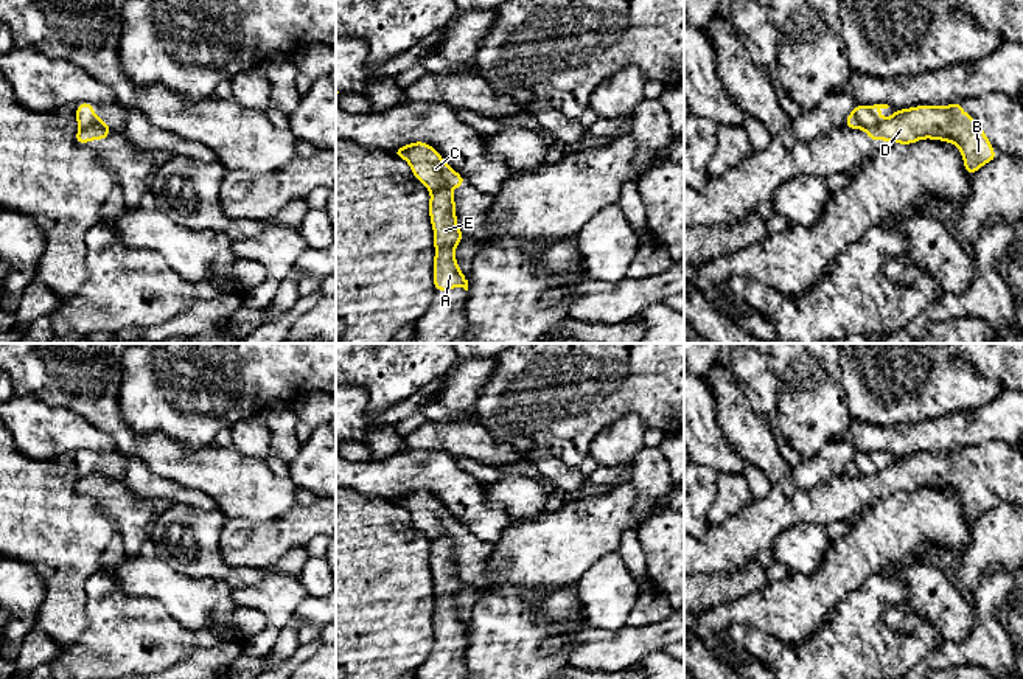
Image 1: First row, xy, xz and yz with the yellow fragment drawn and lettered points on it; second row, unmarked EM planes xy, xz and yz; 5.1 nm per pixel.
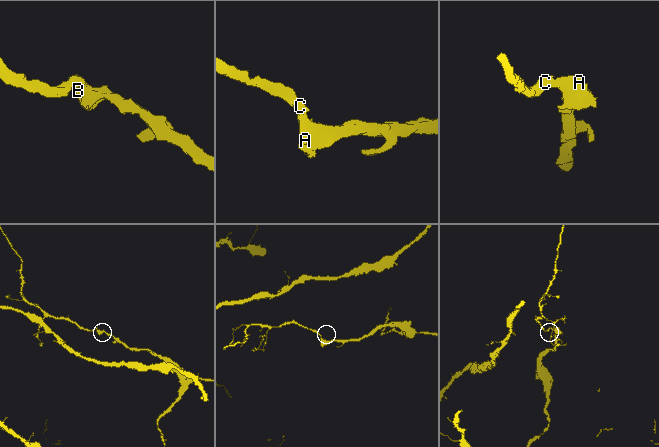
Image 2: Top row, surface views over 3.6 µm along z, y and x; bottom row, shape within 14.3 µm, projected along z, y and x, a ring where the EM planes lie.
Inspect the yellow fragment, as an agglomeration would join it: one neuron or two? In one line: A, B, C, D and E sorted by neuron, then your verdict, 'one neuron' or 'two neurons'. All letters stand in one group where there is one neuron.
A B D E / C | two neurons

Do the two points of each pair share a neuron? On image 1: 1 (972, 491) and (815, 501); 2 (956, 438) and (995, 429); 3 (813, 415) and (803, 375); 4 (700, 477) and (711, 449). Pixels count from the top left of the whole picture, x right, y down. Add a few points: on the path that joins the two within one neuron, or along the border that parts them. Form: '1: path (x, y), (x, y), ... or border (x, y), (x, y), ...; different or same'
1: path (933, 471), (914, 471), (854, 493); same
2: path (966, 429), (986, 429); same
3: path (810, 406), (809, 384); same
4: border (700, 463), (717, 473); different

